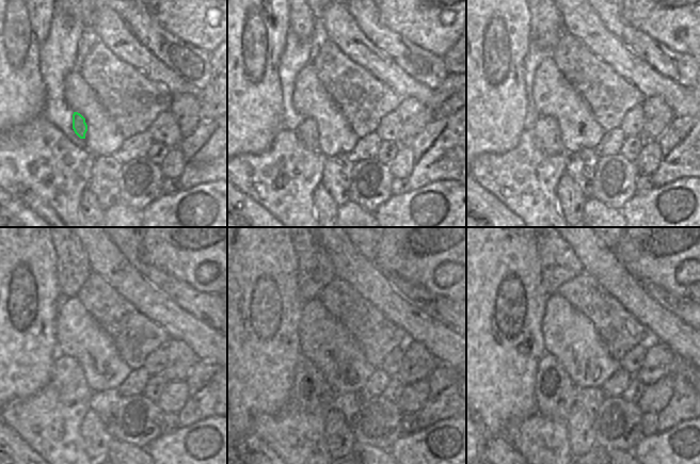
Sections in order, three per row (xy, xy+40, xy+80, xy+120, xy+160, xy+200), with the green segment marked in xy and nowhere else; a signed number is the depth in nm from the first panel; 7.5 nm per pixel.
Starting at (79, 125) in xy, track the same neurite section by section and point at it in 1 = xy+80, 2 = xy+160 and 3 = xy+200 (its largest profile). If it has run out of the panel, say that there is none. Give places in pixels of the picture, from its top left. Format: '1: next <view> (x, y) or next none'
1: next xy+80 (546, 134)
2: next xy+160 (311, 389)
3: next xy+200 (556, 394)

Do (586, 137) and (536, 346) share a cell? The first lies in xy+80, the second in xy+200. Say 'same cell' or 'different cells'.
different cells

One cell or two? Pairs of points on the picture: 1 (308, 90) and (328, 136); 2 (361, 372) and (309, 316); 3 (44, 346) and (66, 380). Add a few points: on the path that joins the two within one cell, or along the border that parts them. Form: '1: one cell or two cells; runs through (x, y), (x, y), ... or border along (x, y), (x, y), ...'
1: one cell; runs through (315, 101), (328, 114), (328, 124)
2: one cell; runs through (355, 357), (324, 329)
3: two cells; border along (53, 361), (51, 377), (48, 383)

